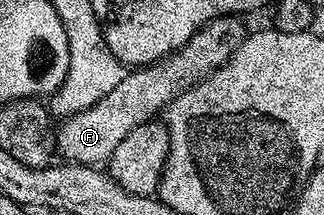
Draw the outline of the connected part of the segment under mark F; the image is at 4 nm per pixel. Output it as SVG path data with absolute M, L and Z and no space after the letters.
M239 16L216 17L198 30L189 41L150 65L136 67L98 103L71 114L56 129L56 148L61 158L74 165L103 166L114 155L114 147L142 123L153 120L179 93L191 90L232 58L246 36Z

